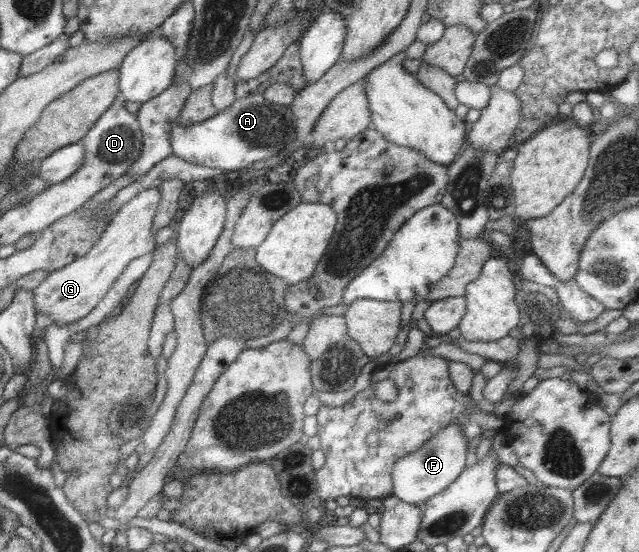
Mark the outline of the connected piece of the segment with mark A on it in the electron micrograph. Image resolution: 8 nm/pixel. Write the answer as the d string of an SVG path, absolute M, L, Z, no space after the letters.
M262 93L251 94L236 99L223 112L206 121L187 126L175 121L169 129L171 153L195 165L223 172L237 171L250 166L253 161L267 161L293 143L295 128L291 128L291 118L291 110L287 106L269 103Z

